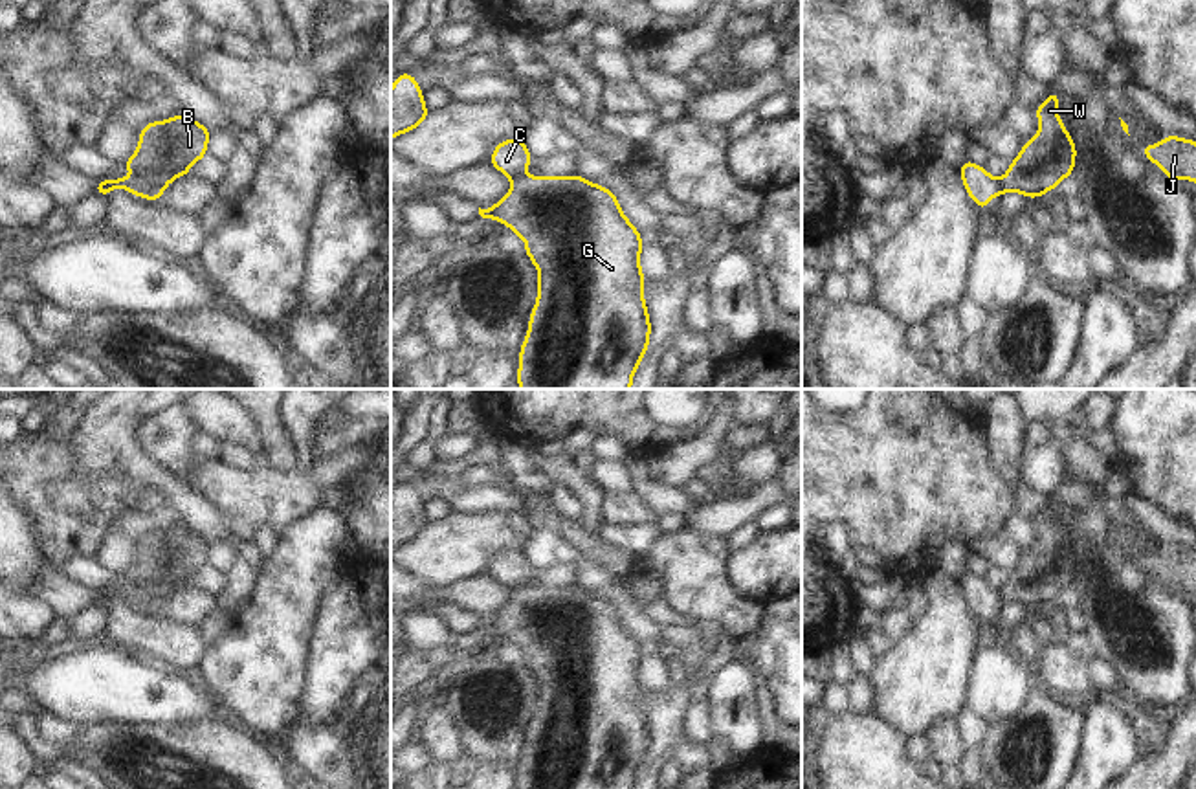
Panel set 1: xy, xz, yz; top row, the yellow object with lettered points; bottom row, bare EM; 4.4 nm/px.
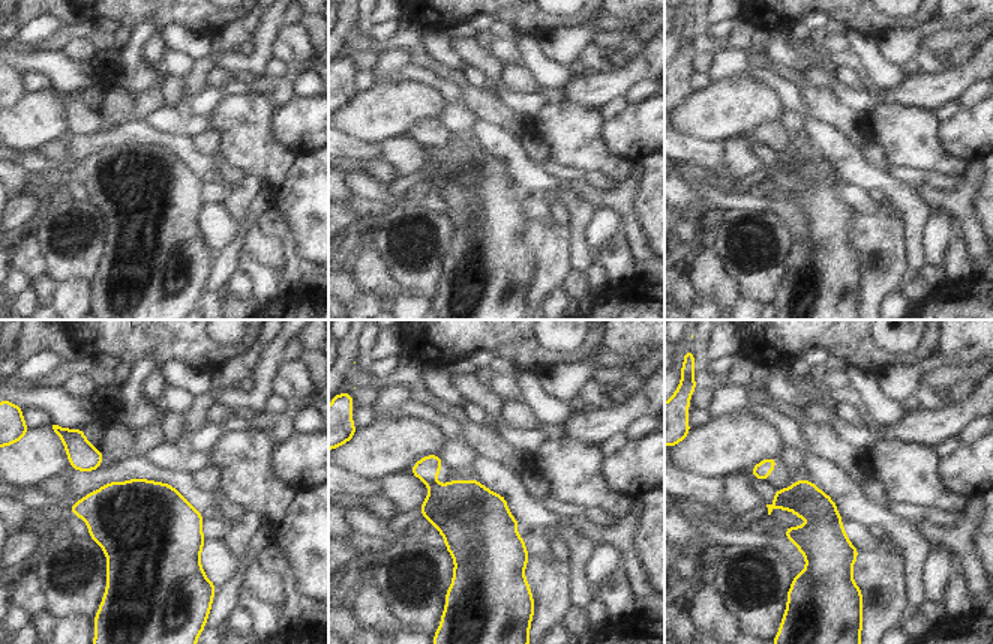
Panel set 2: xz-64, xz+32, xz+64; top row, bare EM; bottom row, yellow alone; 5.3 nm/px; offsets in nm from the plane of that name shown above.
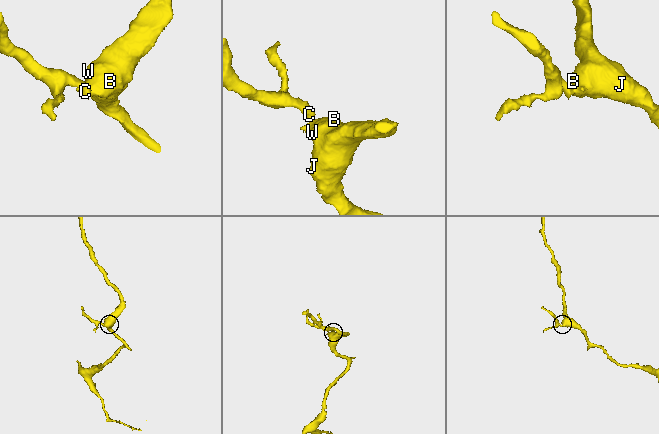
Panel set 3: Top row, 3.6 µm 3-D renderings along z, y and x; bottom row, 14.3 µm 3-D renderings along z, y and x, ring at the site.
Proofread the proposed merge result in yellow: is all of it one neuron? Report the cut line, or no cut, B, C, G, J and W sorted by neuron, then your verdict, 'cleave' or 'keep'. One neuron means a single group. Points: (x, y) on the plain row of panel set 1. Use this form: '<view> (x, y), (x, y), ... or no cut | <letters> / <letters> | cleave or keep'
xz (523, 586), (512, 591) | B G J W / C | cleave

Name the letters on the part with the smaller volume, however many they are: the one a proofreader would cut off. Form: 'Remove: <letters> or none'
Remove: C

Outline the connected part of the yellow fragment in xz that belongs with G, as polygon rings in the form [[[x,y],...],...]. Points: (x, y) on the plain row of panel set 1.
[[[580,585],[572,587],[519,587],[508,606],[488,620],[482,629],[506,635],[526,651],[525,664],[539,684],[537,710],[528,730],[528,743],[519,761],[517,789],[633,789],[648,758],[651,734],[648,727],[640,681],[640,642],[622,624],[616,606]]]

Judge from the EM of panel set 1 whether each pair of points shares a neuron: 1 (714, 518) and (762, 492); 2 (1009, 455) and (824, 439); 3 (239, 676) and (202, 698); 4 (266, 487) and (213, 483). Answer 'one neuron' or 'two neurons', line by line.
1: one neuron
2: two neurons
3: two neurons
4: one neuron

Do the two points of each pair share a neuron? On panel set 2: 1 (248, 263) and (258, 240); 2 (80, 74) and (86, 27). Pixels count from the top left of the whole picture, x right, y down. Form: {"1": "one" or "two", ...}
{"1": "two", "2": "two"}

